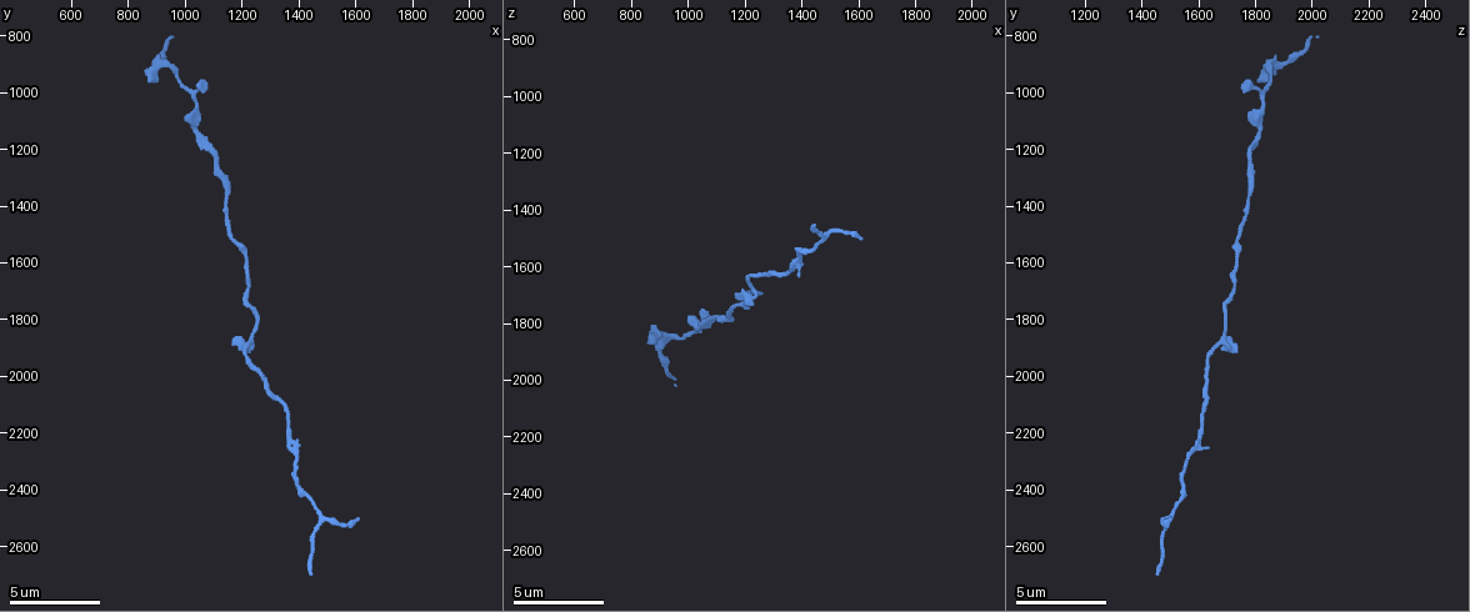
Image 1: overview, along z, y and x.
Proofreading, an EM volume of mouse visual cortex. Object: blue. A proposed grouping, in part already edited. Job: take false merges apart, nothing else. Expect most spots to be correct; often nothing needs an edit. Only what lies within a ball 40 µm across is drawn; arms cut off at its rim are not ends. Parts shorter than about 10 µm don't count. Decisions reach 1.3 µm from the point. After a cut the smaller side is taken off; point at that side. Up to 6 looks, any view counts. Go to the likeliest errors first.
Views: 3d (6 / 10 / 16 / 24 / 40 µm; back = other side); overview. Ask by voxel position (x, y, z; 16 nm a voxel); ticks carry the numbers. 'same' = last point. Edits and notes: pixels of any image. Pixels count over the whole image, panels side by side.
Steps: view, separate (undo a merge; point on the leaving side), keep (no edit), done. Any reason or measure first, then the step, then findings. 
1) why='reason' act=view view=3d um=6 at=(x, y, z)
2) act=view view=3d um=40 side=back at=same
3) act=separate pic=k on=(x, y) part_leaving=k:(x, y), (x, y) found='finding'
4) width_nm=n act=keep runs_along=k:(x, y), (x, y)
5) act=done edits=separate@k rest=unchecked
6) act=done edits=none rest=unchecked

why='narrows sharply' act=view view=3d um=10 at=(1250, 1810, 1700)

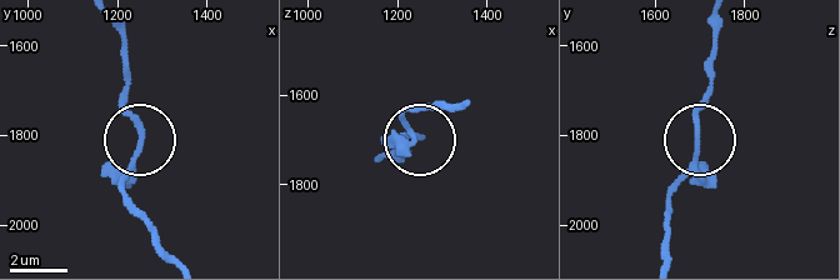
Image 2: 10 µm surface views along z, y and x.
act=keep runs_along=2:(121, 101), (136, 135), (136, 164), (121, 198) found='continuous, no second neuron'

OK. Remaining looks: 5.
why='narrows sharply' act=view view=3d um=10 at=(1370, 2150, 1610)

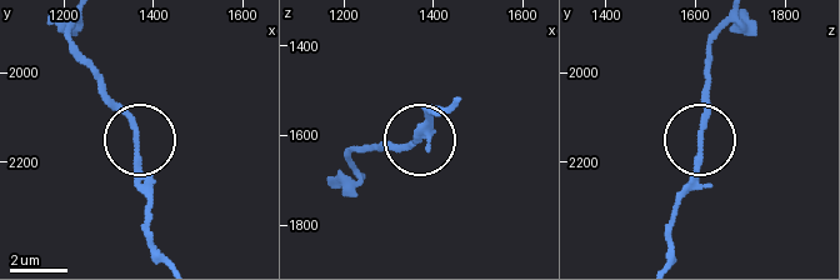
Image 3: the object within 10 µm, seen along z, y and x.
act=keep runs_along=3:(725, 25), (710, 54), (696, 176), (681, 203) found='all the same neuron'

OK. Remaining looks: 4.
why='calibre changes' act=view view=3d um=10 at=(1150, 1500, 1750)

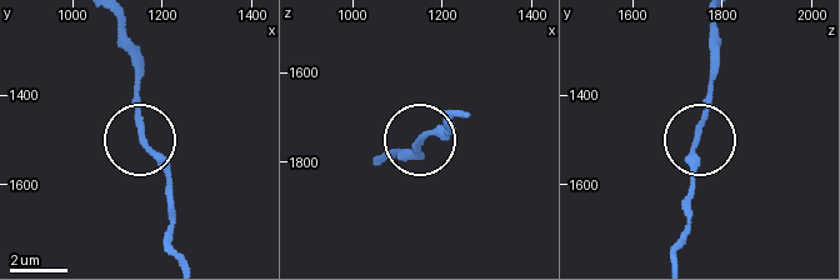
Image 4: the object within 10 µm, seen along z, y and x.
act=keep runs_along=4:(684, 235), (690, 216), (690, 153), (713, 80), (713, 46) found='continuous, no second neuron'

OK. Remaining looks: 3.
act=done edits=none rest=unchecked

